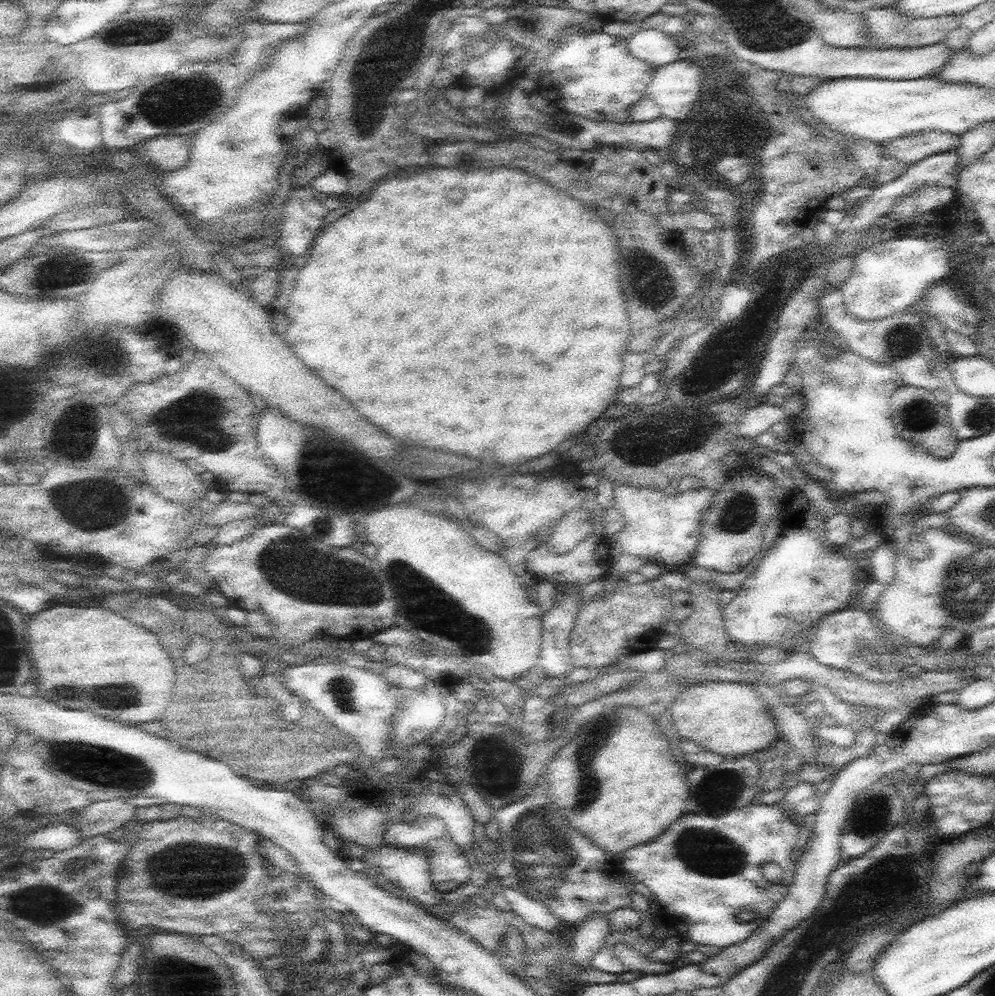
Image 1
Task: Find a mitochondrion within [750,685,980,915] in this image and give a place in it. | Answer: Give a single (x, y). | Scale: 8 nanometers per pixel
(869, 819)

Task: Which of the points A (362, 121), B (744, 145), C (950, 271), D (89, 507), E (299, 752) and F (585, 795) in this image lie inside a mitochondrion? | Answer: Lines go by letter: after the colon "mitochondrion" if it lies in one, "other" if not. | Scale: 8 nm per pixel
A: other
B: mitochondrion
C: other
D: mitochondrion
E: other
F: mitochondrion

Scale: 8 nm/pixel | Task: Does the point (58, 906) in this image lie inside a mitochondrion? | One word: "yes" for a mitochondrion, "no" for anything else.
yes

